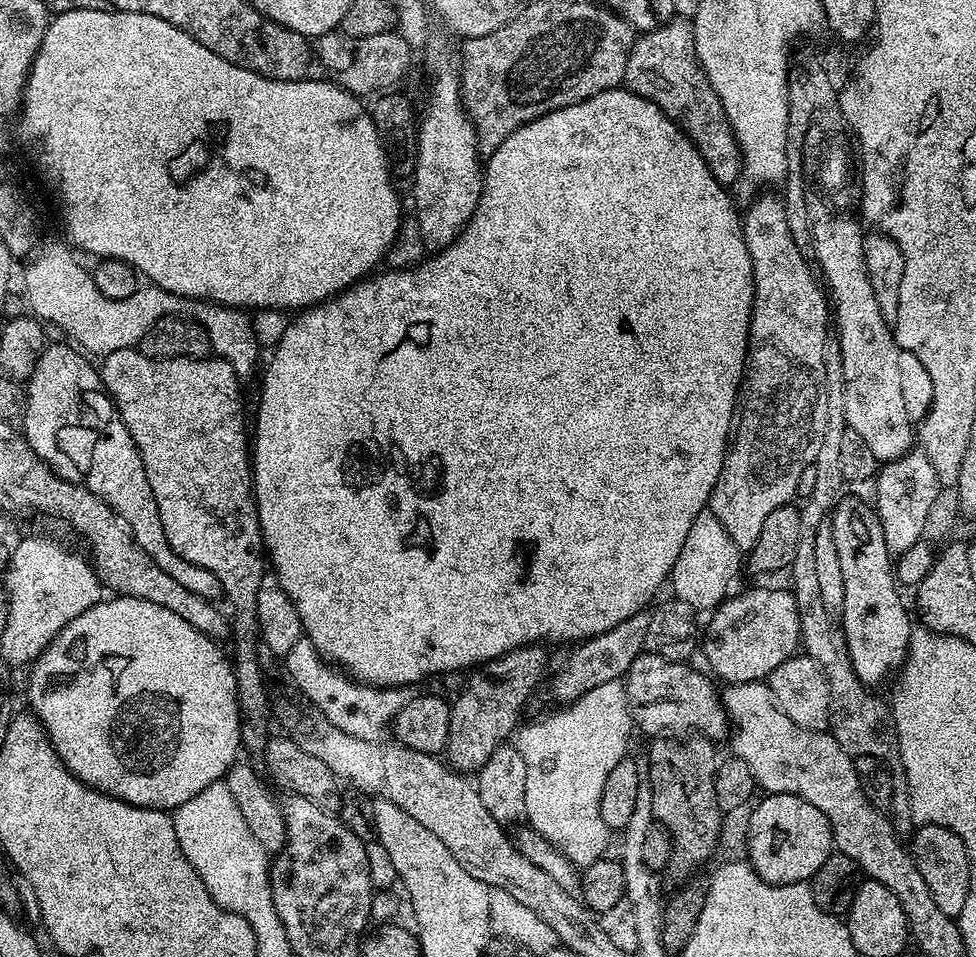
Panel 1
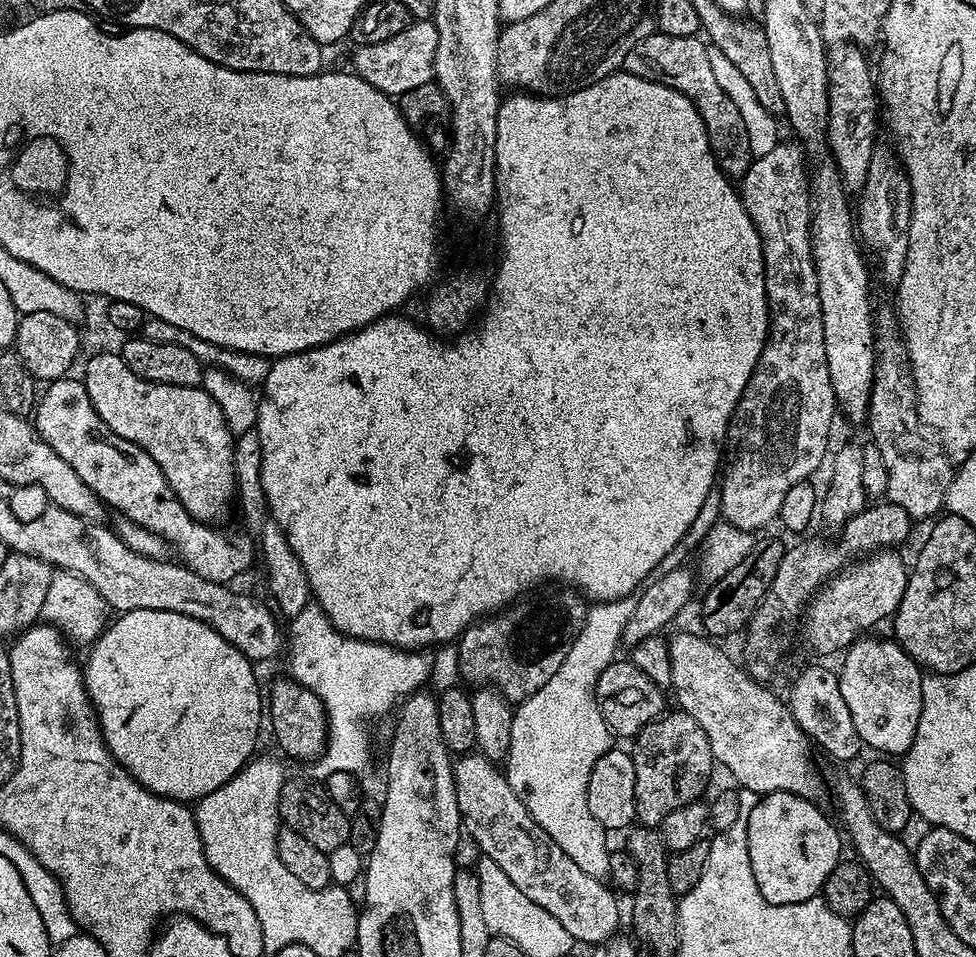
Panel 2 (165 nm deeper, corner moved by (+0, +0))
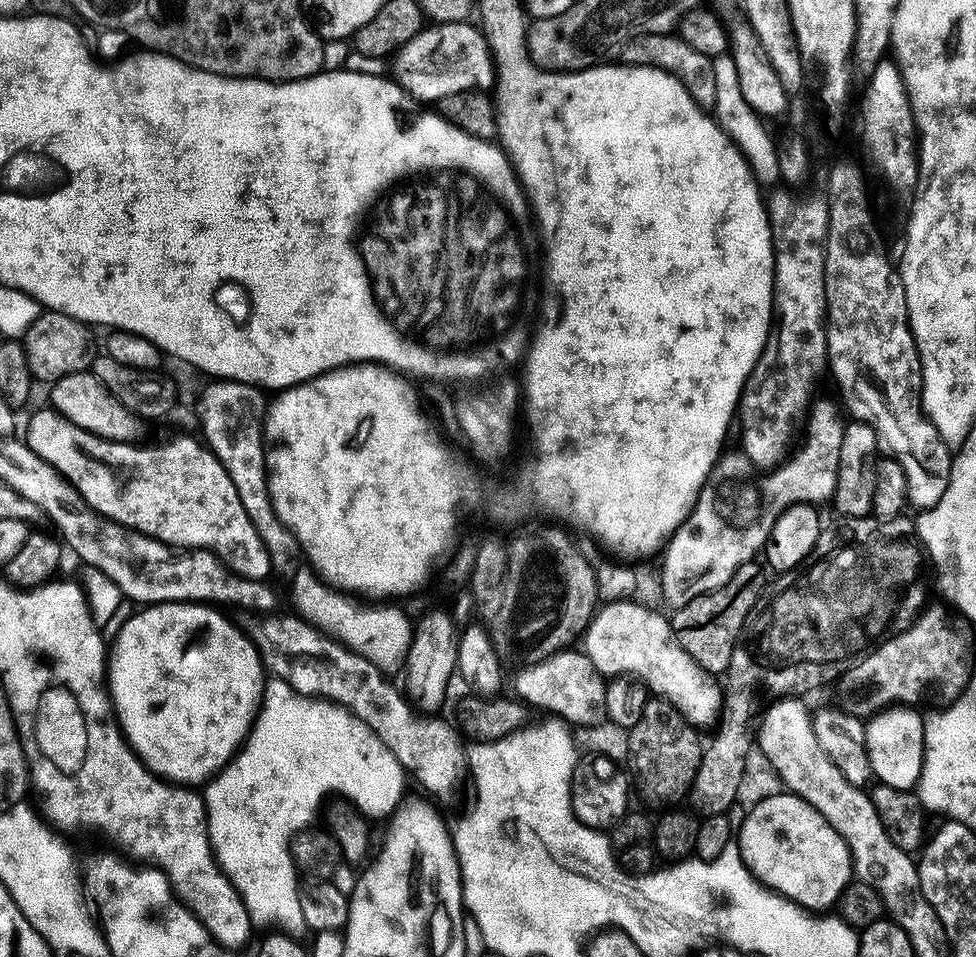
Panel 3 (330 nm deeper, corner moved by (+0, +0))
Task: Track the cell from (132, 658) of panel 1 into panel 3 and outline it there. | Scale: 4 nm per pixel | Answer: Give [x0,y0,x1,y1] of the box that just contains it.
[106,602,266,786]

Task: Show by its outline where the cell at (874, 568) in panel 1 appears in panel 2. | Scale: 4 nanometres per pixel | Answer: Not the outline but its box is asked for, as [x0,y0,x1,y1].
[838,634,924,758]

